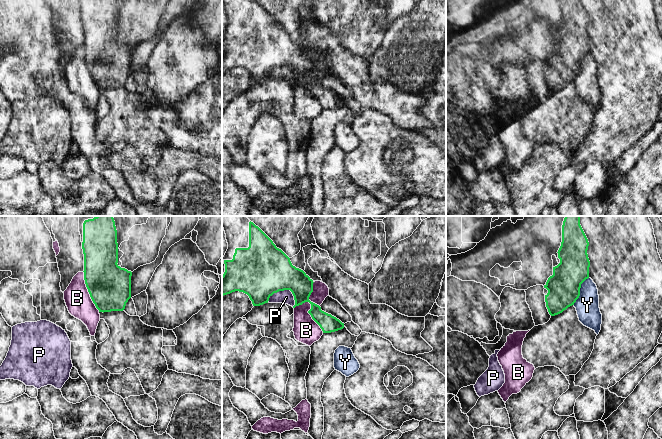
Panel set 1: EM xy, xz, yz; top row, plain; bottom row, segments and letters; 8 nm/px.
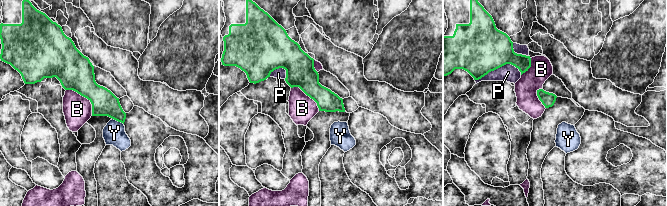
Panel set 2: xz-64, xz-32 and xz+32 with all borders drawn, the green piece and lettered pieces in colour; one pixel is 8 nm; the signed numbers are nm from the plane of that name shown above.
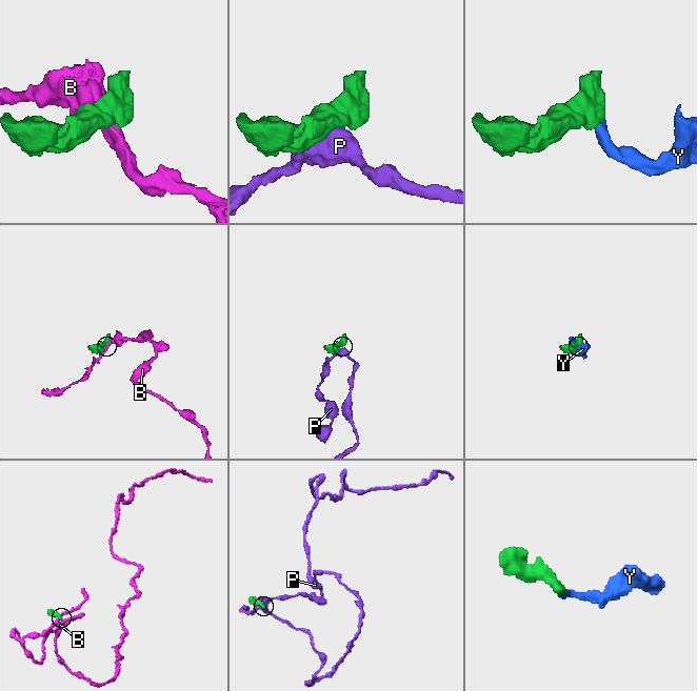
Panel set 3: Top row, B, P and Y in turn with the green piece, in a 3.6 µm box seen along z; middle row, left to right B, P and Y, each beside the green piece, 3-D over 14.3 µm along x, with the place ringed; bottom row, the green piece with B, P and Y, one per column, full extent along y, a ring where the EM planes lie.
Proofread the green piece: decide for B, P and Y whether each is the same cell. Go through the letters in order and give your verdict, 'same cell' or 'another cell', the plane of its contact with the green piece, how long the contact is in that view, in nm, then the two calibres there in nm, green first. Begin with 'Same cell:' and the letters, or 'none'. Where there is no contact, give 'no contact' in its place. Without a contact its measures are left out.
Same cell: none
B: another cell; contact in xz; length 420 nm; calibres 190 and 200 nm
P: another cell; contact in xz; length 240 nm; calibres 420 and 110 nm
Y: another cell; contact in yz; length 260 nm; calibres 260 and 190 nm

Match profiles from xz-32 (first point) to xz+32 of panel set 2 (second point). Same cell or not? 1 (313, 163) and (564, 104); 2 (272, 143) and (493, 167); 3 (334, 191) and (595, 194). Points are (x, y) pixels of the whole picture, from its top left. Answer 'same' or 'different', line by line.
1: same
2: same
3: same

